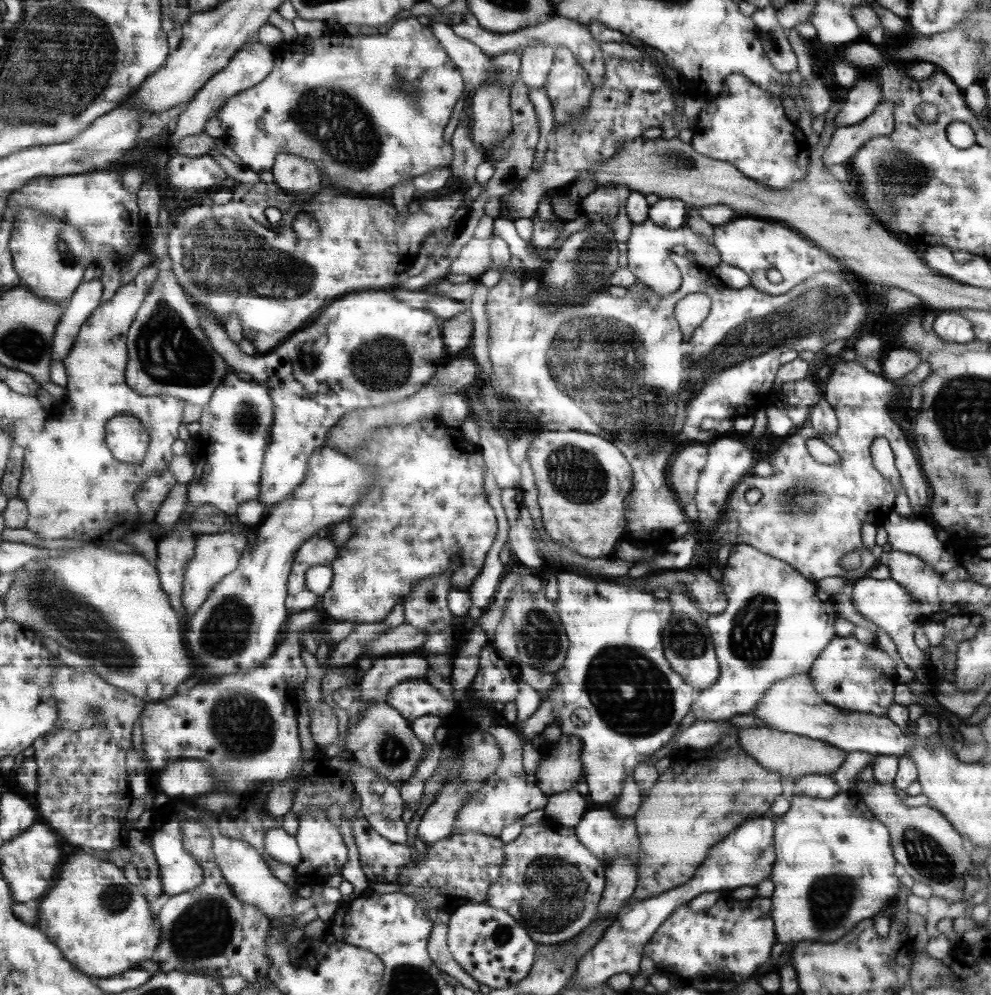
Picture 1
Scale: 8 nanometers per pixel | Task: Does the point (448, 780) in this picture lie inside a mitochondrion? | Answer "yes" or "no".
no

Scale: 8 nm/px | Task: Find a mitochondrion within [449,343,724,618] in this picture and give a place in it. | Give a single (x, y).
(586, 480)

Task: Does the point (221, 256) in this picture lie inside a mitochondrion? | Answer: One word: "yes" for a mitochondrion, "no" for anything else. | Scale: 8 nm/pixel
yes

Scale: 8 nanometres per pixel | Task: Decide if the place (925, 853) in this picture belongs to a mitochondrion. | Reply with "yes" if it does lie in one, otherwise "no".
yes

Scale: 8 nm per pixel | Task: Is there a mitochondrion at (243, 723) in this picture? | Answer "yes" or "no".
yes

